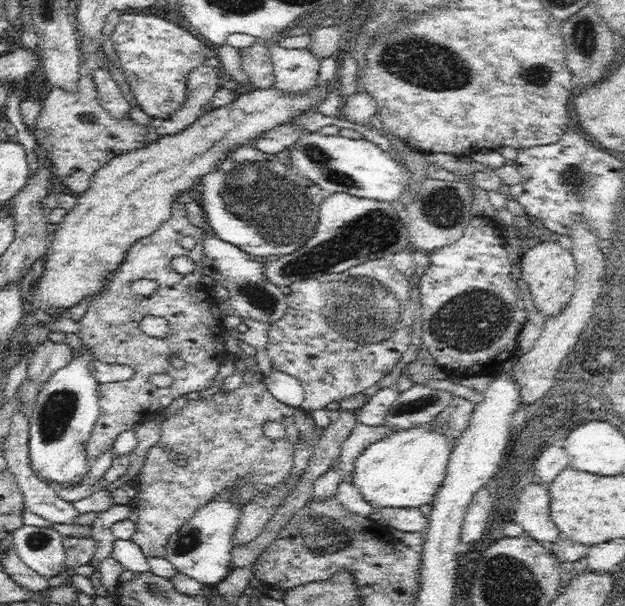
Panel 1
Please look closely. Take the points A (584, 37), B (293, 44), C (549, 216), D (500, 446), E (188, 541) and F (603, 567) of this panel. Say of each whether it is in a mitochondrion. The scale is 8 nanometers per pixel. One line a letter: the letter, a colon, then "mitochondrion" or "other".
A: mitochondrion
B: other
C: other
D: other
E: mitochondrion
F: other

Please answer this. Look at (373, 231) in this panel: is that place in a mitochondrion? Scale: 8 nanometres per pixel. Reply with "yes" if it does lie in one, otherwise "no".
yes

